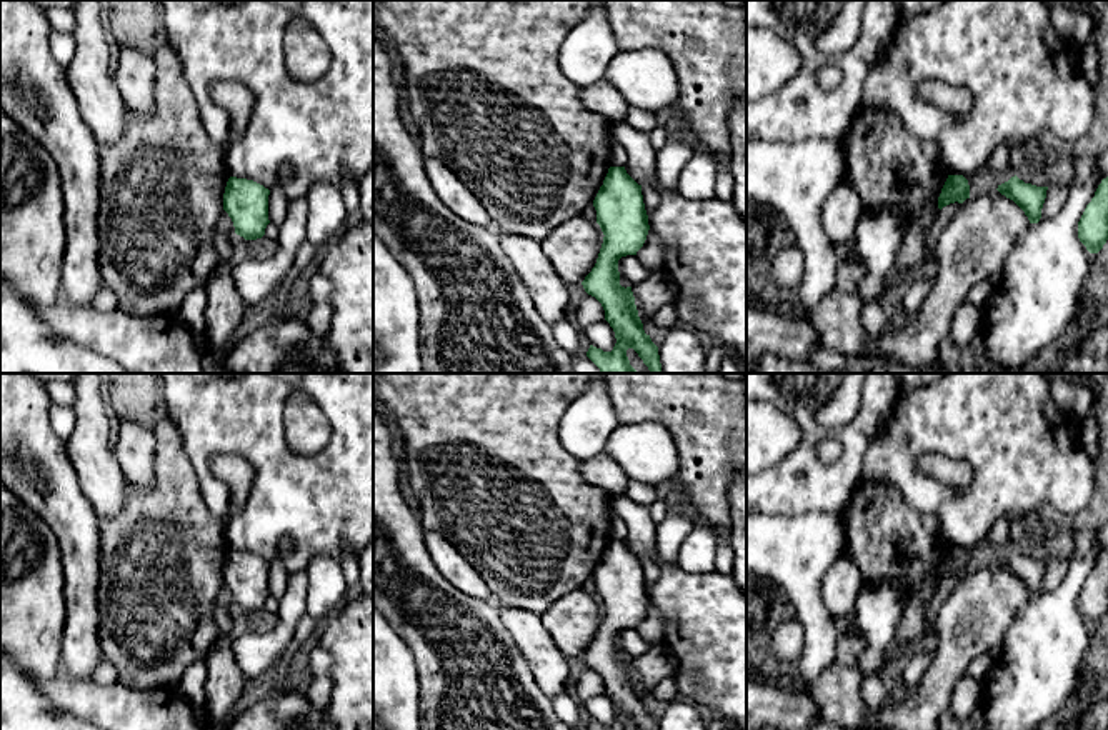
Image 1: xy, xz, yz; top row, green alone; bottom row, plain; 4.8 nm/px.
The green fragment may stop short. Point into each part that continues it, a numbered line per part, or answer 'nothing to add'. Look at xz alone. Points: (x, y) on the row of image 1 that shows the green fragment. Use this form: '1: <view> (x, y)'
nothing to add

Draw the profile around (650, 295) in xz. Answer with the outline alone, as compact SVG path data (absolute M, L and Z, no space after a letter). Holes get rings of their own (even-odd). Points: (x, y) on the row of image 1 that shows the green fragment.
M665 270L653 272L646 280L630 285L641 323L676 298L676 287Z

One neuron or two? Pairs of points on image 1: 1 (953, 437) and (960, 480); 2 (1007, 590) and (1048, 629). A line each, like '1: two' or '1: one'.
1: two
2: two

